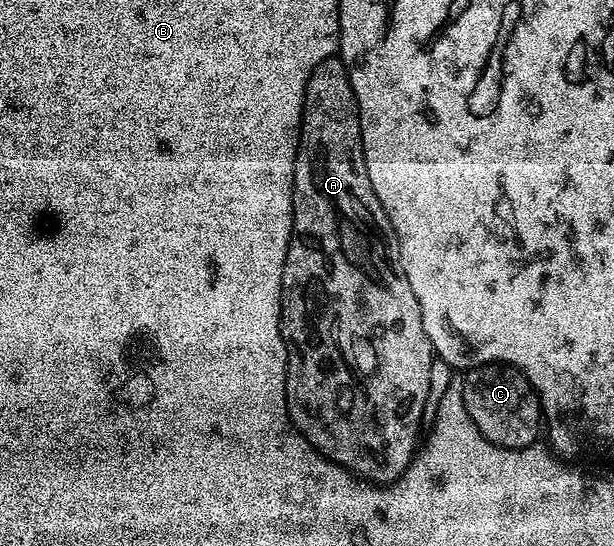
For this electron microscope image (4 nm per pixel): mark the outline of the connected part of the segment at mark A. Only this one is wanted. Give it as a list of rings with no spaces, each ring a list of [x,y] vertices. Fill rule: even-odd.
[[[338,57],[321,61],[321,65],[313,69],[303,98],[303,129],[299,133],[299,152],[295,158],[293,229],[283,270],[283,333],[293,352],[289,359],[291,368],[287,373],[287,412],[291,414],[291,422],[296,429],[315,446],[315,450],[320,455],[324,455],[333,463],[338,463],[340,467],[354,471],[360,479],[380,485],[390,485],[399,480],[407,471],[420,446],[419,426],[423,423],[423,410],[426,409],[427,398],[431,395],[433,352],[429,337],[425,333],[425,325],[421,321],[421,309],[417,305],[417,297],[401,265],[399,242],[391,219],[385,213],[381,201],[377,201],[377,193],[373,193],[373,185],[369,185],[369,169],[365,169],[357,101],[343,60]]]

